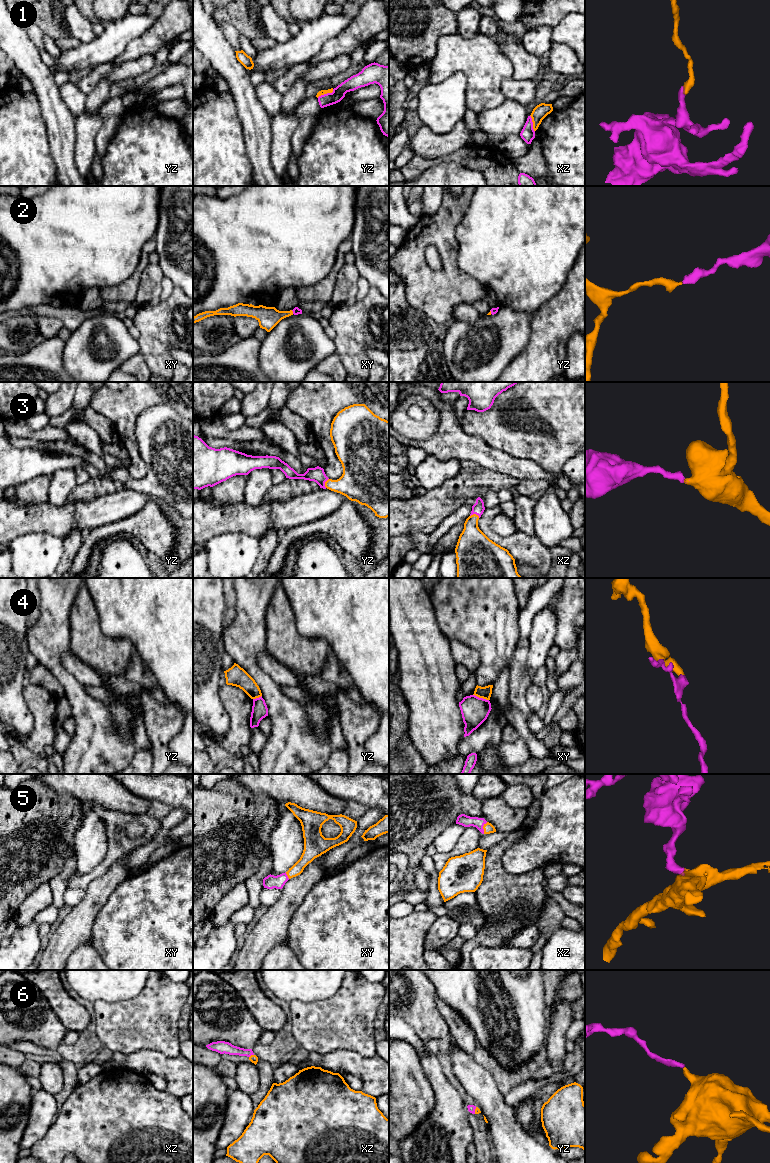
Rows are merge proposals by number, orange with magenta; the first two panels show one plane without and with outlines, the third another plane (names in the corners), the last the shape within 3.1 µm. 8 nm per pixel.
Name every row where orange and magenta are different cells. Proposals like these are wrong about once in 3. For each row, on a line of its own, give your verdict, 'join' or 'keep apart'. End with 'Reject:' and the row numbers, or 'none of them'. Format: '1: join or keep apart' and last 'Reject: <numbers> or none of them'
1: keep apart
2: join
3: join
4: keep apart
5: join
6: join
Reject: 1, 4

